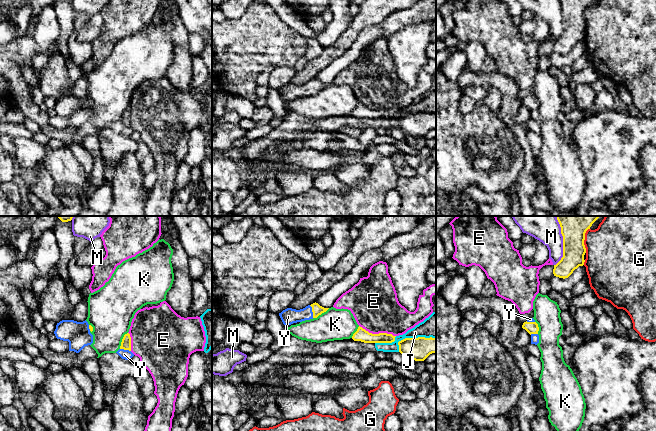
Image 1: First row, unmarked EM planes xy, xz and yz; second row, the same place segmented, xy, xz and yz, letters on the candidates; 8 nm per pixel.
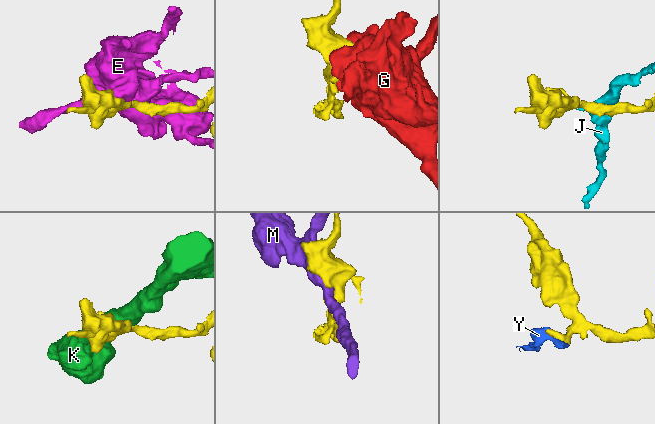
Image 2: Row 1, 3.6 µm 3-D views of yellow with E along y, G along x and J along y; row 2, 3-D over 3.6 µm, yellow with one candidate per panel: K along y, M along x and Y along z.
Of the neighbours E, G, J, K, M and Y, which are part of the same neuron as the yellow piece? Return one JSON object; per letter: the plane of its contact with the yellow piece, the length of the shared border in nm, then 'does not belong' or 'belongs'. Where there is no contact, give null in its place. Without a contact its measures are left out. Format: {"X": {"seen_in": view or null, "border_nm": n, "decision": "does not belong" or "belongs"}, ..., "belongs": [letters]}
{"E": {"seen_in": "xz", "border_nm": 300, "decision": "does not belong"}, "G": {"seen_in": "yz", "border_nm": 200, "decision": "does not belong"}, "J": {"seen_in": "xz", "border_nm": 320, "decision": "does not belong"}, "K": {"seen_in": "xy", "border_nm": 150, "decision": "does not belong"}, "M": {"seen_in": "yz", "border_nm": 340, "decision": "does not belong"}, "Y": {"seen_in": "xz", "border_nm": 110, "decision": "belongs"}, "belongs": ["Y"]}

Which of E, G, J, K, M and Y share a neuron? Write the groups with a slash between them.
E / G / J / K / M / Y

